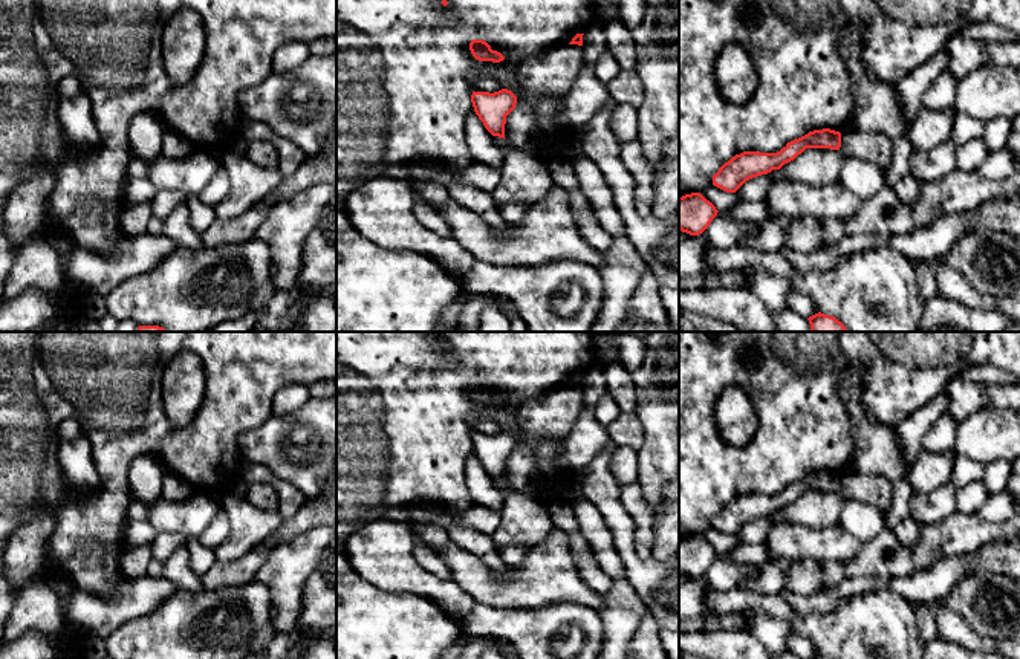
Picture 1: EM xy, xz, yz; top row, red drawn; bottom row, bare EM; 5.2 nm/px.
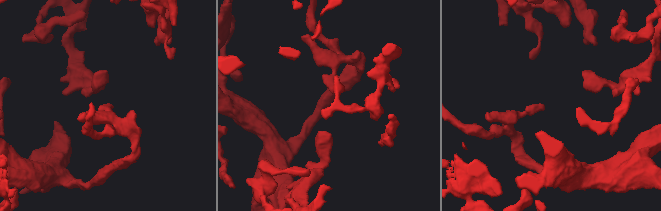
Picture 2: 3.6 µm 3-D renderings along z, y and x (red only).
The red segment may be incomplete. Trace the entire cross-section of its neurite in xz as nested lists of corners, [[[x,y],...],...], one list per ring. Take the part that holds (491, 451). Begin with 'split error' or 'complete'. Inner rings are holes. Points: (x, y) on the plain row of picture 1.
complete | [[[508,431],[494,436],[473,434],[471,445],[485,471],[505,482],[506,459],[515,451],[517,439]]]

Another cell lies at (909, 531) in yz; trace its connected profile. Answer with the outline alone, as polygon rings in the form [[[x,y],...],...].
[[[910,515],[893,529],[895,537],[908,549],[913,549],[921,538],[922,526]]]

